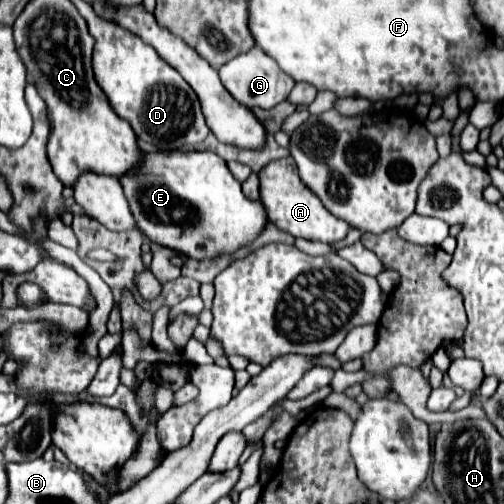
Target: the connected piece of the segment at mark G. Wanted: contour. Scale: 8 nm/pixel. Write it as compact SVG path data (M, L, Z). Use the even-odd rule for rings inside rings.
M257 45L251 51L237 55L229 63L225 63L219 69L219 77L221 77L221 83L225 85L225 89L233 95L233 99L237 99L239 103L243 103L249 109L251 107L261 107L261 109L275 107L277 103L287 99L287 95L291 93L291 89L295 85L295 81L277 67L275 59L265 55Z

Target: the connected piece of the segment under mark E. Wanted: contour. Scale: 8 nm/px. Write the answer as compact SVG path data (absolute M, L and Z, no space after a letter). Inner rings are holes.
M173 151L173 153L147 153L137 171L129 171L121 179L125 197L129 199L131 213L137 219L137 227L155 243L169 247L191 259L215 259L235 253L249 245L269 225L265 207L261 201L247 199L241 191L241 183L227 169L227 163L211 151Z

